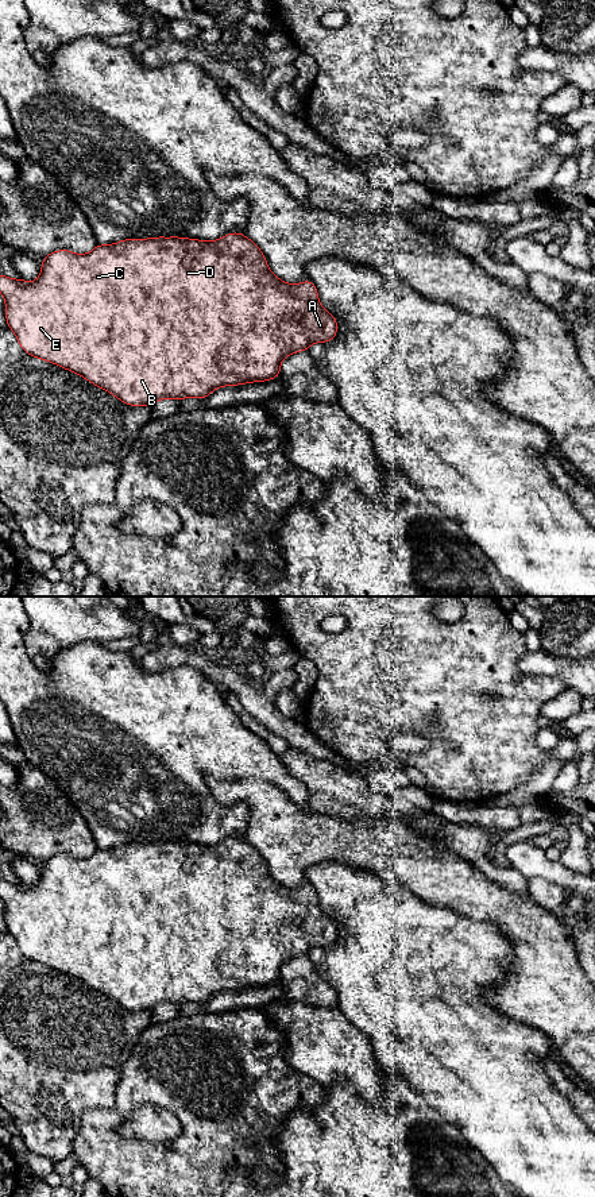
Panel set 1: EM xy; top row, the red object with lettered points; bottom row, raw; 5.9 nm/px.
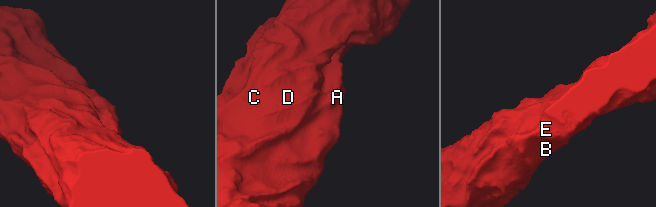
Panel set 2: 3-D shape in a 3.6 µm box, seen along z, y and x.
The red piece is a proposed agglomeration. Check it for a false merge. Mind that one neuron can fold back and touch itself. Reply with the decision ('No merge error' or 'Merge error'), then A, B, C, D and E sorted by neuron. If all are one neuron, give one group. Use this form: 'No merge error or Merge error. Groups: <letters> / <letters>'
No merge error. Groups: A B C D E

